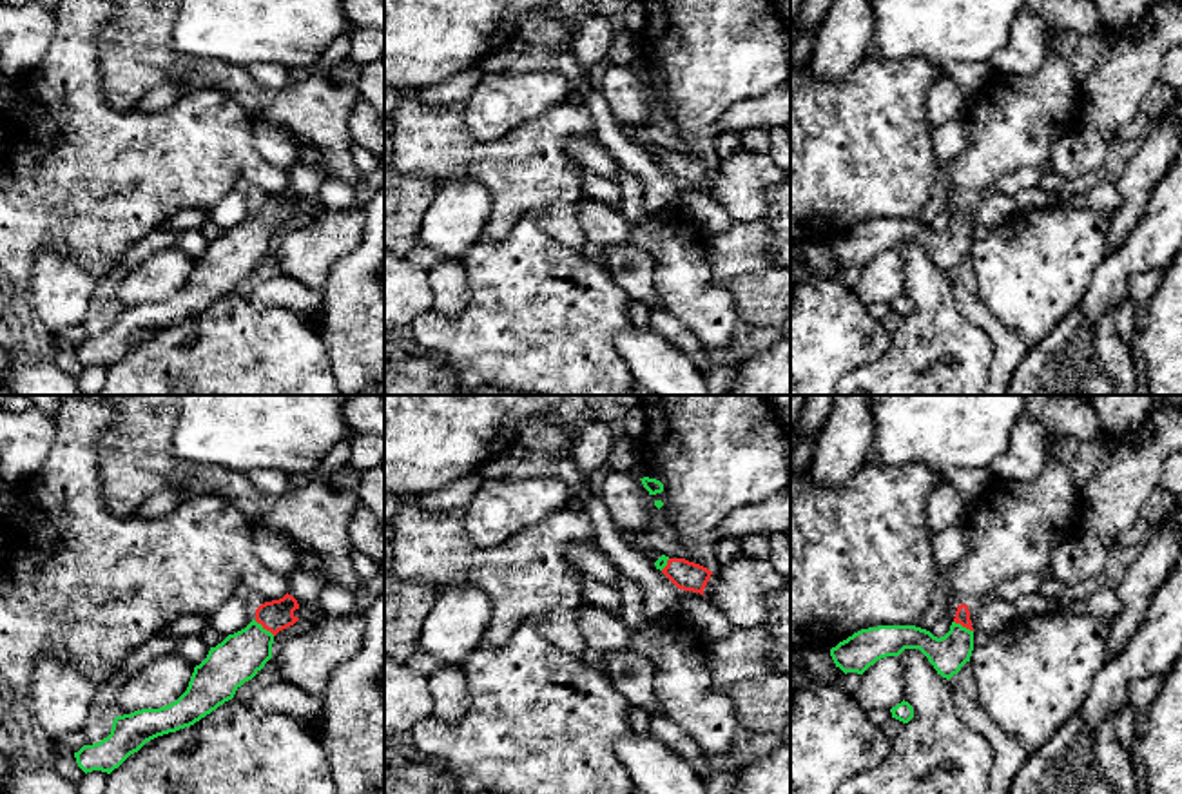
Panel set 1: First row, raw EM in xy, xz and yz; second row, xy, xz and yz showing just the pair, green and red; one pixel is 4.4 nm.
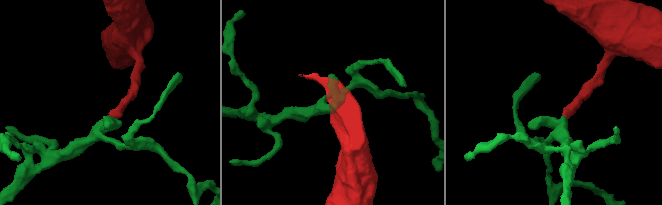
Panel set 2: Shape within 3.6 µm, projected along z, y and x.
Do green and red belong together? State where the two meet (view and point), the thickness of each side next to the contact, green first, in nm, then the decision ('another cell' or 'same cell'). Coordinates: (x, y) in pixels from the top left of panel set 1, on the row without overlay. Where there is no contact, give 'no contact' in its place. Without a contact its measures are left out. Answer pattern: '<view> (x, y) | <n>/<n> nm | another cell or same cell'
xy (265, 223) | 200/140 nm | same cell

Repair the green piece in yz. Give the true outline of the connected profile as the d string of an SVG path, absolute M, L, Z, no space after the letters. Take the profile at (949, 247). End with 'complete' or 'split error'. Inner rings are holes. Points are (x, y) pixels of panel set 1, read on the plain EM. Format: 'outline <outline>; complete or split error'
outline M966 198L957 199L950 225L937 232L916 219L877 219L854 227L830 243L830 250L845 268L863 268L886 250L899 250L905 243L919 243L937 268L950 274L970 256L974 221Z; split error

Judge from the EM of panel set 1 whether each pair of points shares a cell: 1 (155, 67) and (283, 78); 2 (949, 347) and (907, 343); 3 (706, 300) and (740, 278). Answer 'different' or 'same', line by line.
1: different
2: same
3: different

